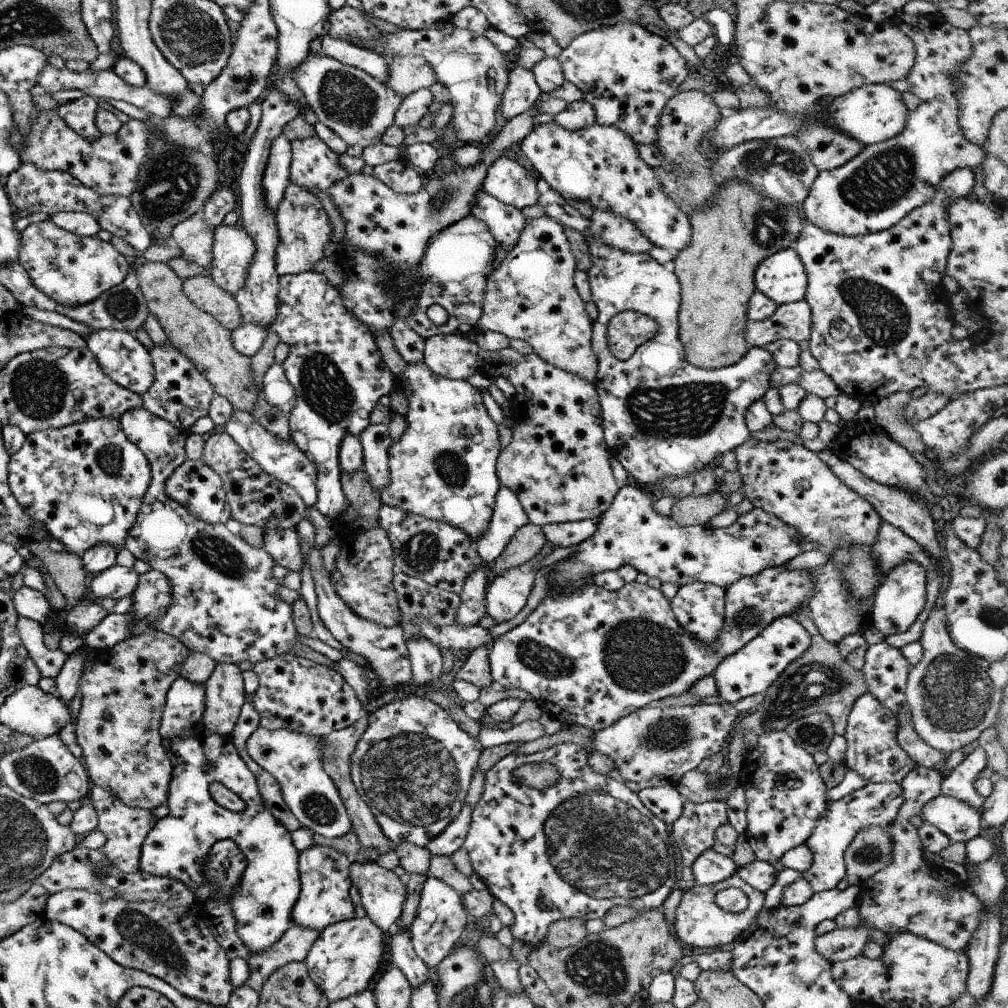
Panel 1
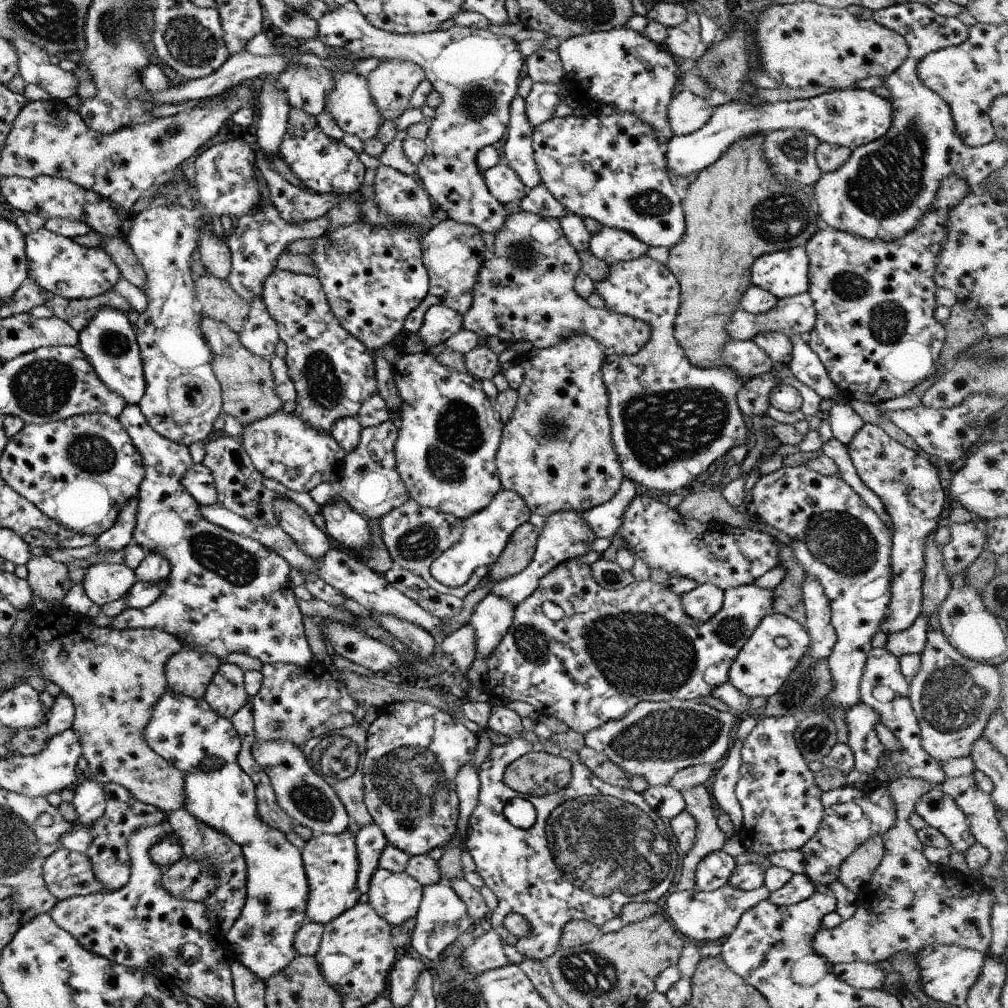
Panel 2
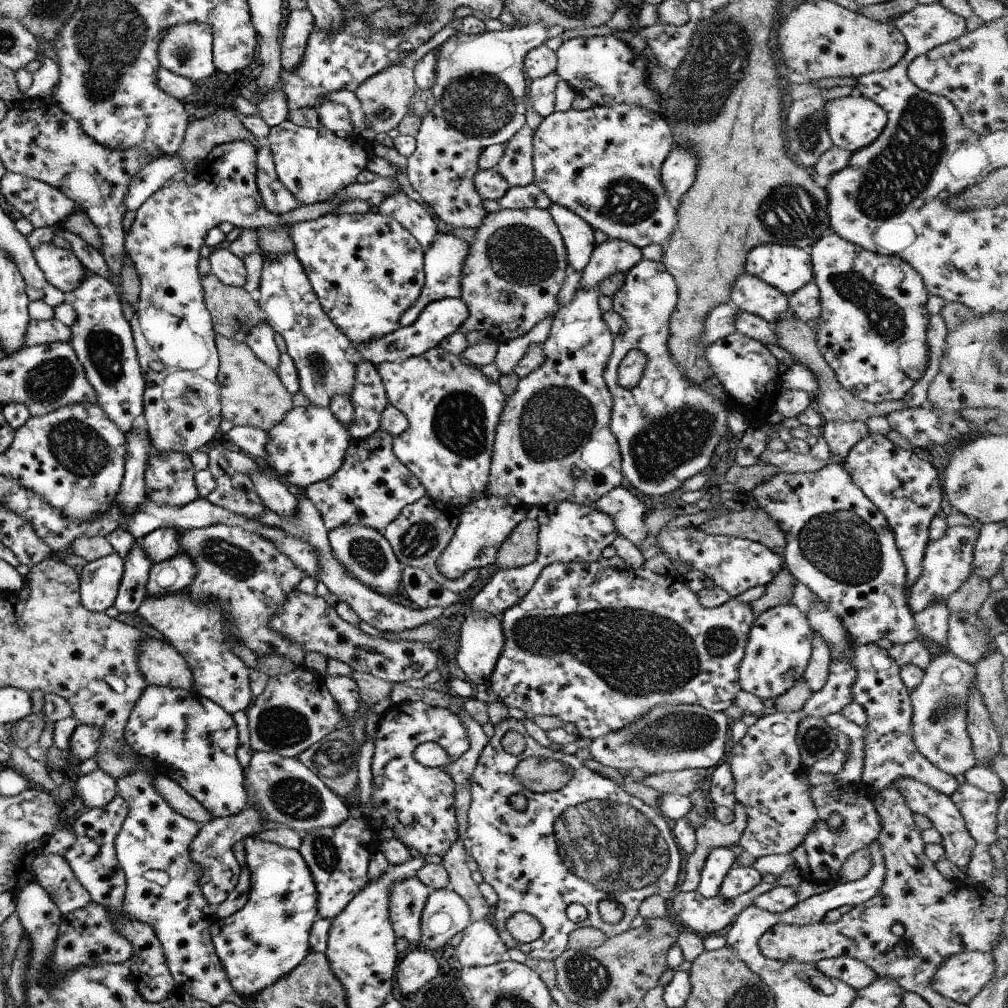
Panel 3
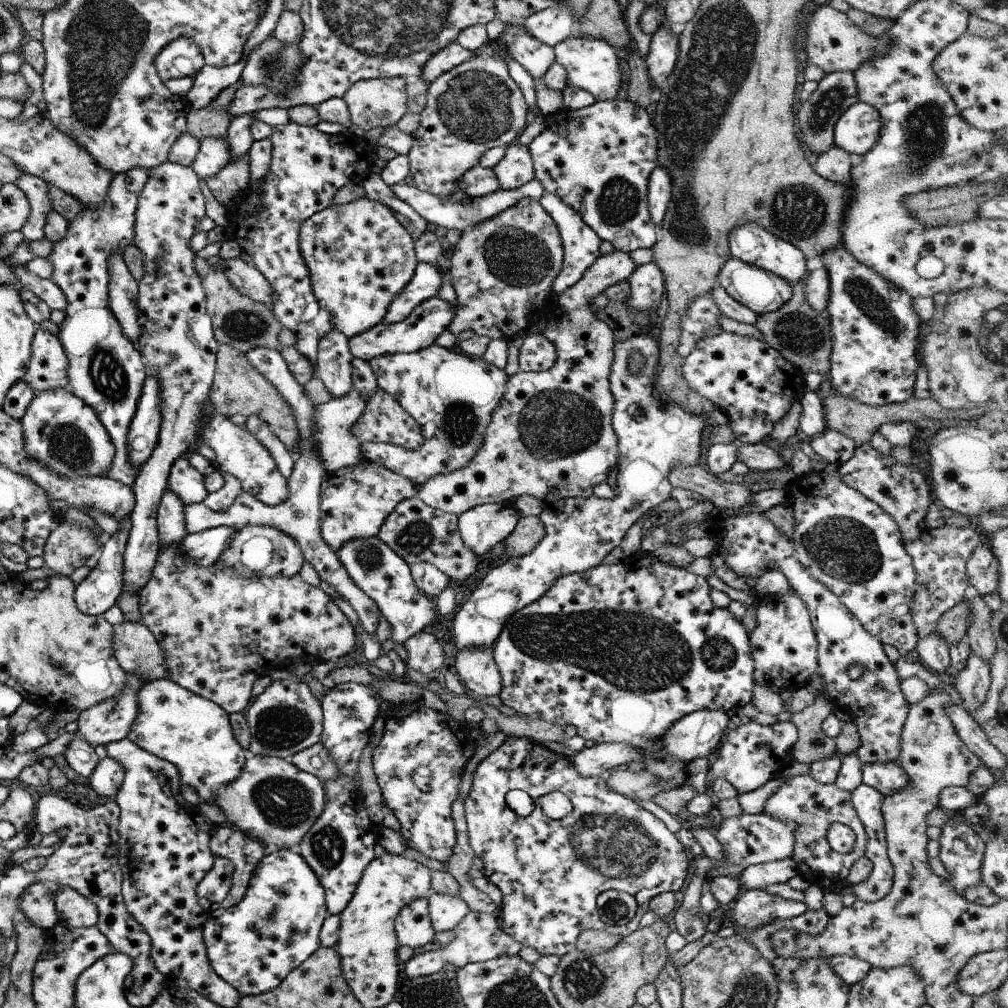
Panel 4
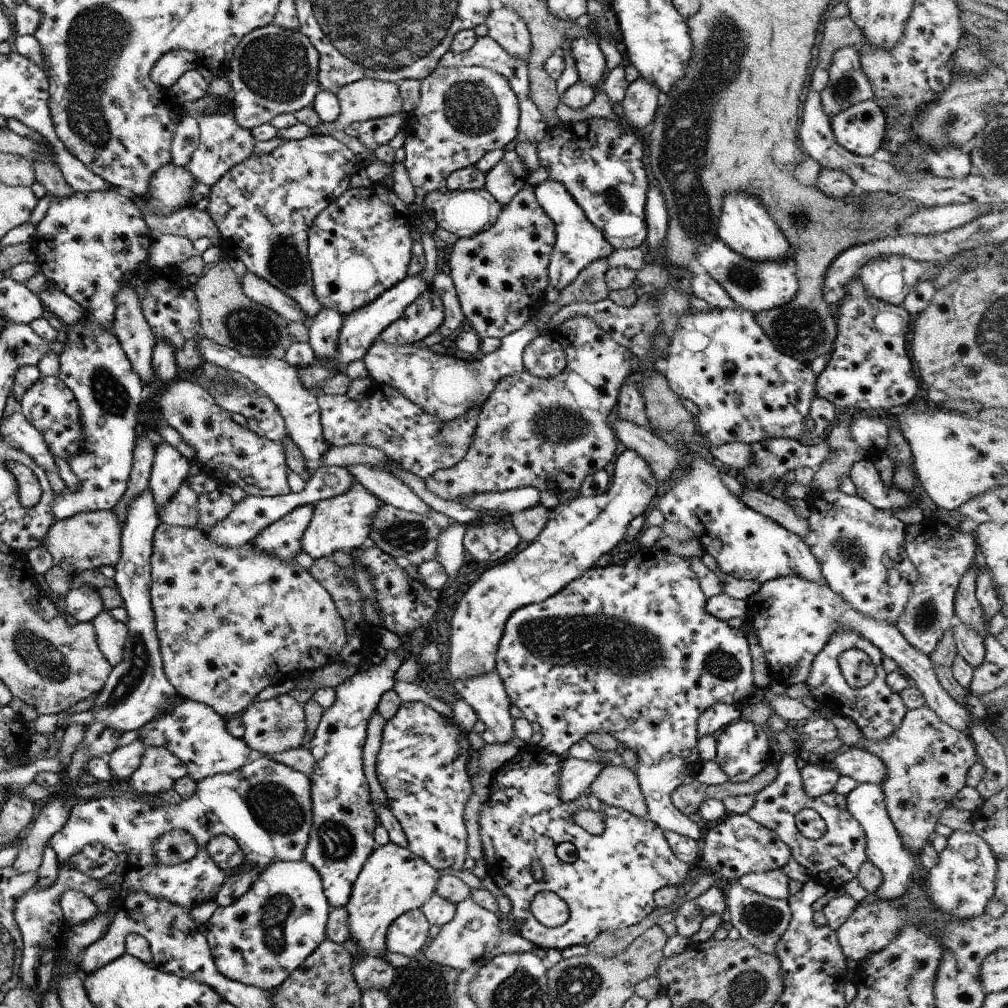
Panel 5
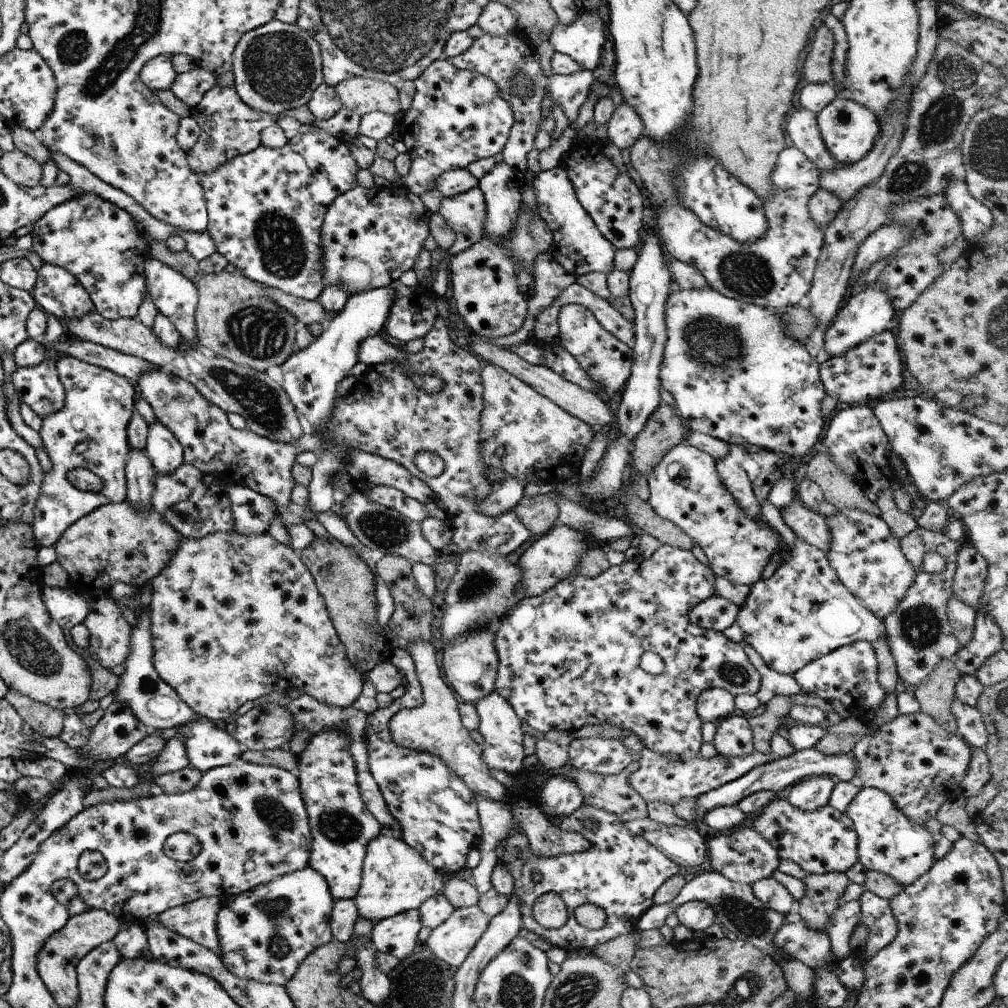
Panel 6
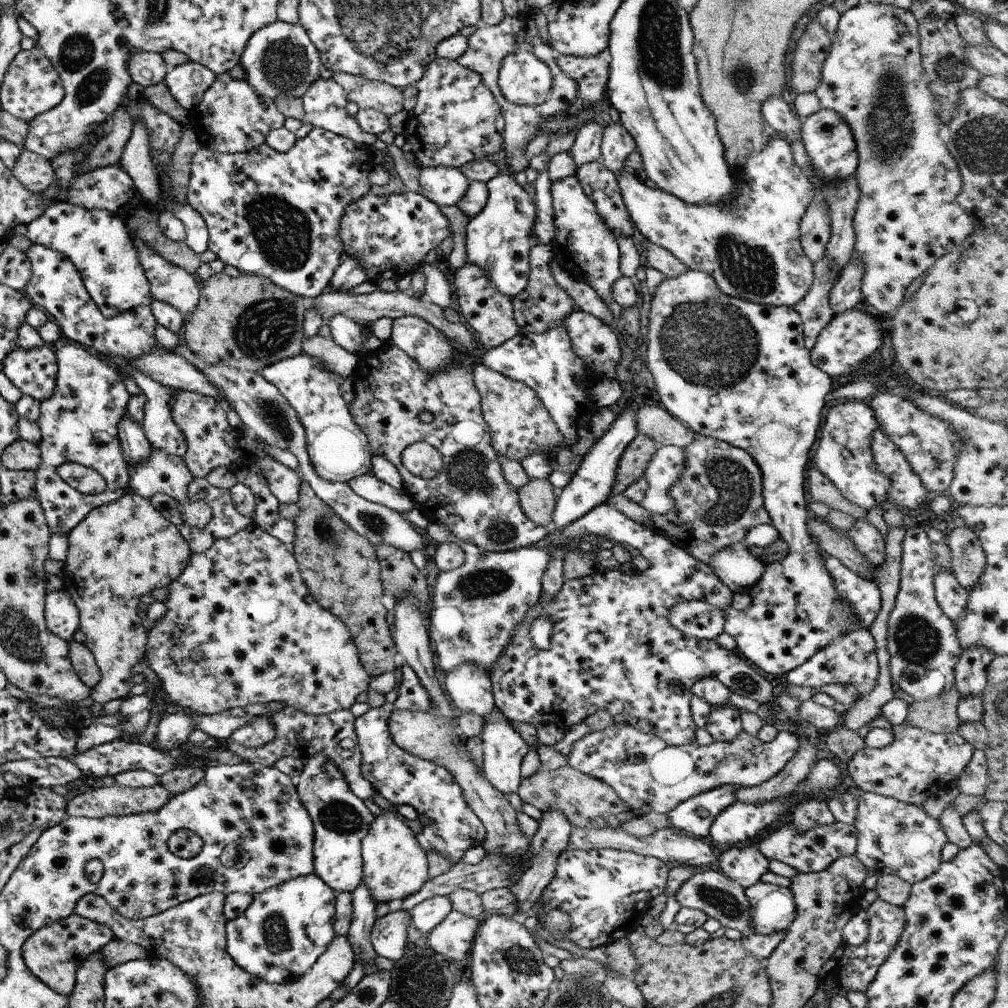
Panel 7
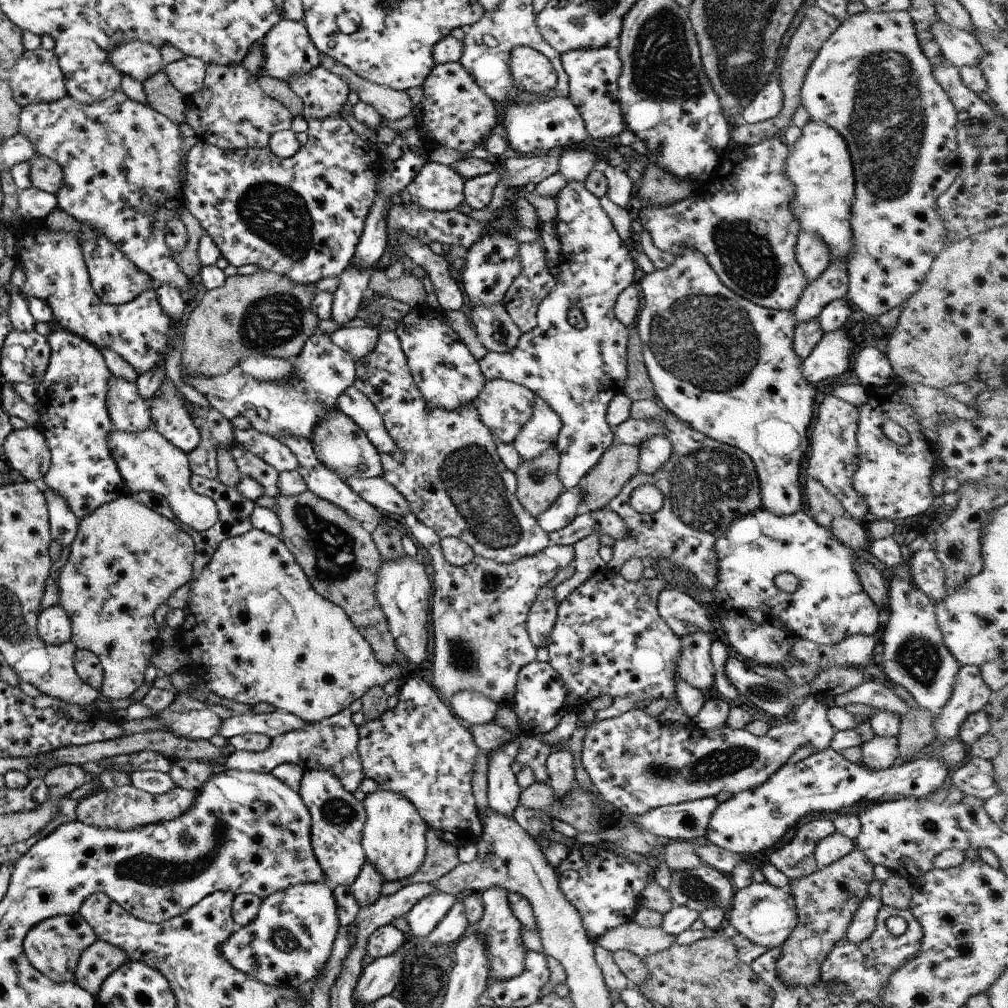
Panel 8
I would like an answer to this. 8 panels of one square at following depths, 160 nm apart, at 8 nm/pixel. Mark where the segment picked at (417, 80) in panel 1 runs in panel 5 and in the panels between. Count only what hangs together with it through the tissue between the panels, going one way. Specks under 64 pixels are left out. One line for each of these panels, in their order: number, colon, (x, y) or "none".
2: (390, 83)
3: (384, 97)
4: (382, 101)
5: (364, 99)

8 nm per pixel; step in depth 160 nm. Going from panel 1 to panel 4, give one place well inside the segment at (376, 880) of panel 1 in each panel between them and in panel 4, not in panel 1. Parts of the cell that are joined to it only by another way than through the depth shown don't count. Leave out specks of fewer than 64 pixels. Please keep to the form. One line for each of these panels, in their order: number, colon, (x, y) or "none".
2: (393, 896)
3: (406, 897)
4: (412, 927)

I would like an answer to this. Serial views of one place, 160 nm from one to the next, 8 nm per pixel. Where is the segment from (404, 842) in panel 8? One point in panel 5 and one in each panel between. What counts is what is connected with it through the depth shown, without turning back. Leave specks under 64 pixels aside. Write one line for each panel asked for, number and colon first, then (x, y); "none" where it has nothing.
5: (392, 881)
6: (395, 878)
7: (394, 866)

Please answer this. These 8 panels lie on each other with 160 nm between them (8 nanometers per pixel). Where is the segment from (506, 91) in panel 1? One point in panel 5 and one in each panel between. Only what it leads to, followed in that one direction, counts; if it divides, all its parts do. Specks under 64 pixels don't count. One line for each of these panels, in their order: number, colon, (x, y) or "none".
2: (517, 151)
3: (515, 166)
4: (514, 169)
5: (508, 175)

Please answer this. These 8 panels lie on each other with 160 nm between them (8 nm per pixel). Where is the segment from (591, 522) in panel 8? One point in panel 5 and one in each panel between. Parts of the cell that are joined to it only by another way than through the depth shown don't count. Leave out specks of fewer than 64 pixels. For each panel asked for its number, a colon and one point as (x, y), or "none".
5: (628, 650)
6: (570, 657)
7: (611, 646)

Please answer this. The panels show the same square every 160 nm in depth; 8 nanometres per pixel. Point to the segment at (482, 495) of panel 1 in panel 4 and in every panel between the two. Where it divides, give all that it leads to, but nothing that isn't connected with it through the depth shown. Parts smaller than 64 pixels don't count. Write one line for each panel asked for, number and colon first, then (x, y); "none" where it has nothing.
2: (448, 434)
3: (452, 408)
4: (451, 396)

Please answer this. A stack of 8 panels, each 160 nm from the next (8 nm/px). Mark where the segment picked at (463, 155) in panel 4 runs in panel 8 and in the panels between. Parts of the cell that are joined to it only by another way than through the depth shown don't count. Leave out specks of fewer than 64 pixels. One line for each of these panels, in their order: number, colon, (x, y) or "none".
5: (462, 113)
6: (456, 116)
7: (455, 119)
8: (455, 113)

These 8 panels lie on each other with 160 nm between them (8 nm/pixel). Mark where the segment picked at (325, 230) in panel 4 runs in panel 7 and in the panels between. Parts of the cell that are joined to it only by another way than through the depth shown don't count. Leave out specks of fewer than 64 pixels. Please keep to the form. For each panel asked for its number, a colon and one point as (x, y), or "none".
5: (359, 246)
6: (368, 236)
7: (388, 236)

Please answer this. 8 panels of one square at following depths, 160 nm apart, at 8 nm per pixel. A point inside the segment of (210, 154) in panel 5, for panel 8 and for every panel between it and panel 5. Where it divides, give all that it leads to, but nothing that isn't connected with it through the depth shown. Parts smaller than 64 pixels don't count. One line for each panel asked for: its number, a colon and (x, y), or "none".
6: (228, 127)
7: (231, 118)
8: (230, 111)

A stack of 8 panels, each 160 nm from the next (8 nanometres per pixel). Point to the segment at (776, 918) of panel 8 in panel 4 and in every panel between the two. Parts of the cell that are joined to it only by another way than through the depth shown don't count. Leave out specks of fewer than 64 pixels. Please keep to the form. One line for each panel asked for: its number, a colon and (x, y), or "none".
4: (757, 876)
5: (773, 884)
6: (772, 893)
7: (772, 907)

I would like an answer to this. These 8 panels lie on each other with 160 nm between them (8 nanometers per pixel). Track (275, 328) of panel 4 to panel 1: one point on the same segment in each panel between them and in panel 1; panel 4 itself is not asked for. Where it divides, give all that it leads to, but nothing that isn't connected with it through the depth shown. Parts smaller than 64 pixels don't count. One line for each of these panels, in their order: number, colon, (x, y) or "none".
1: (199, 289)
2: (217, 300)
3: (233, 313)

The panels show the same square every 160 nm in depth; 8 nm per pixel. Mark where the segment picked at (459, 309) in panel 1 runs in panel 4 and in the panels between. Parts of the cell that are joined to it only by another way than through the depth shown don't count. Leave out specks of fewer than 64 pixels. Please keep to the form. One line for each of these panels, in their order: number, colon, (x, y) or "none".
2: (452, 252)
3: (442, 259)
4: (425, 283)

